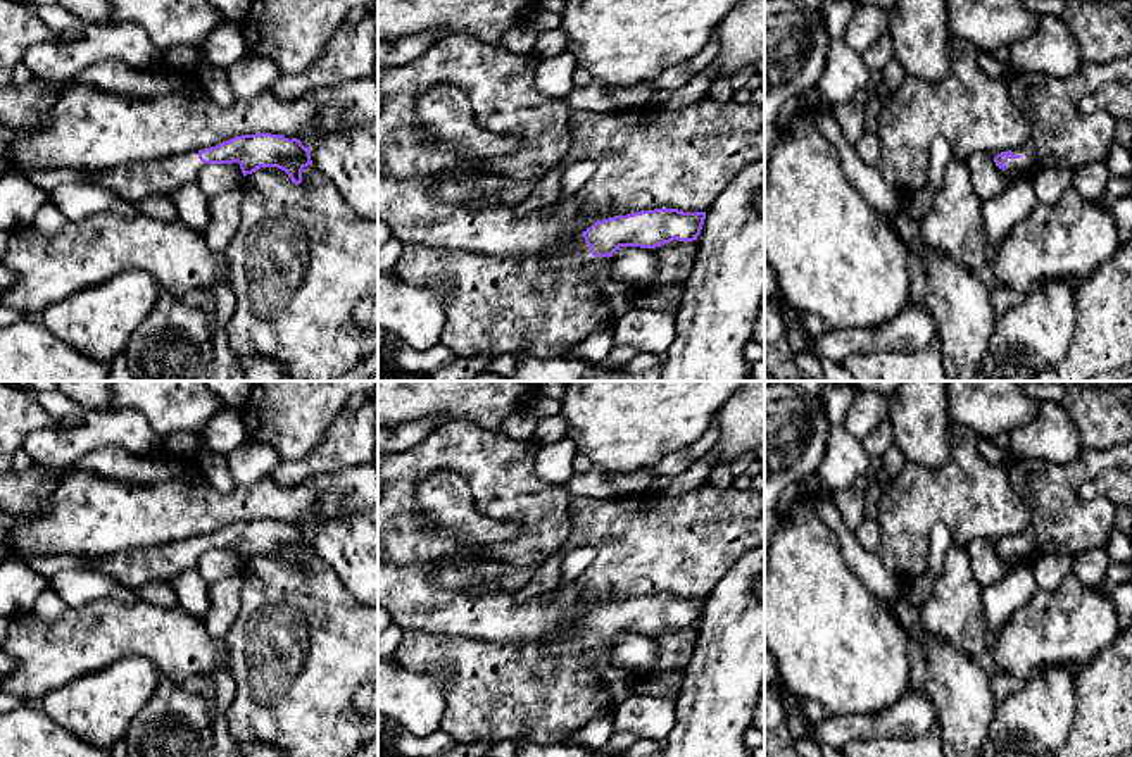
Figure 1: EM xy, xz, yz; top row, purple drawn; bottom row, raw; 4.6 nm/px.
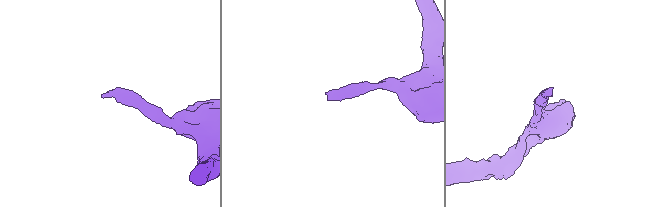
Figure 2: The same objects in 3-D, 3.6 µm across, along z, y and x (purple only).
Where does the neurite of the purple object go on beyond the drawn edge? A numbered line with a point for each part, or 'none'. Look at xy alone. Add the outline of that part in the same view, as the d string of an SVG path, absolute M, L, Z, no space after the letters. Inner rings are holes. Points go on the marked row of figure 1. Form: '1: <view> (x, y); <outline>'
1: xy (156, 176); M190 152L171 159L126 164L95 172L91 174L91 183L102 185L123 198L173 193L179 186L195 181L204 166L198 152Z

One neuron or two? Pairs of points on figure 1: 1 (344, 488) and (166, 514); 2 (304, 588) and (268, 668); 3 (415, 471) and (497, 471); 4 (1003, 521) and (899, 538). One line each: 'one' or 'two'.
1: one
2: one
3: one
4: one

